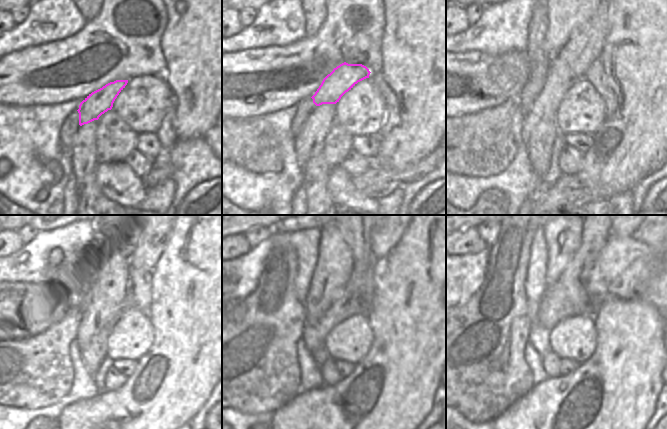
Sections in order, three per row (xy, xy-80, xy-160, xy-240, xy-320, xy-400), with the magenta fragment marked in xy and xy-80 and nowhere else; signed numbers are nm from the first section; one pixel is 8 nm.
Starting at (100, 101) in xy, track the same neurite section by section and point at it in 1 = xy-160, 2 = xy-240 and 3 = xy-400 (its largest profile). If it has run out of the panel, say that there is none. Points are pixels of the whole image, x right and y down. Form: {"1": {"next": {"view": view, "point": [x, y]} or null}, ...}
{"1": {"next": {"view": "xy-160", "point": [585, 45]}}, "2": {"next": {"view": "xy-240", "point": [153, 236]}}, "3": {"next": {"view": "xy-400", "point": [616, 235]}}}

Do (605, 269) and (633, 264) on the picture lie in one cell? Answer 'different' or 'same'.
same

